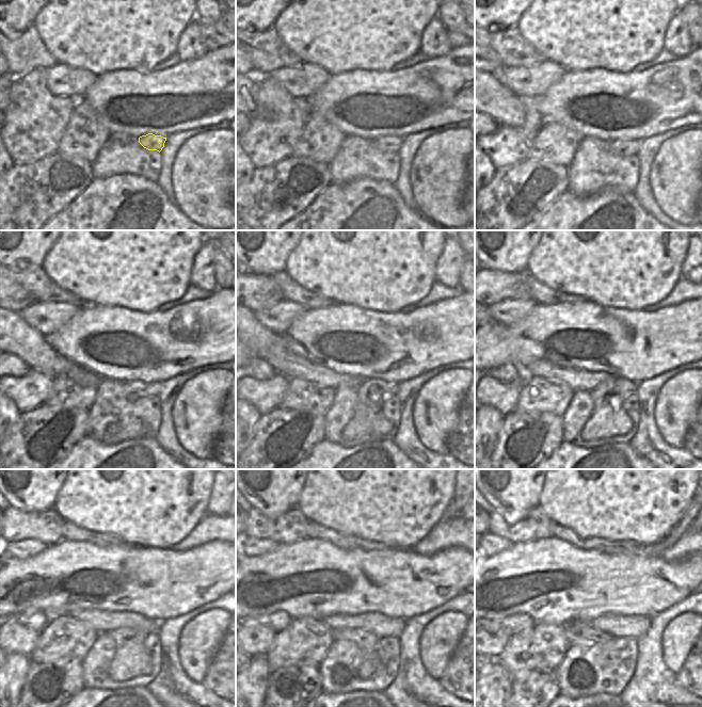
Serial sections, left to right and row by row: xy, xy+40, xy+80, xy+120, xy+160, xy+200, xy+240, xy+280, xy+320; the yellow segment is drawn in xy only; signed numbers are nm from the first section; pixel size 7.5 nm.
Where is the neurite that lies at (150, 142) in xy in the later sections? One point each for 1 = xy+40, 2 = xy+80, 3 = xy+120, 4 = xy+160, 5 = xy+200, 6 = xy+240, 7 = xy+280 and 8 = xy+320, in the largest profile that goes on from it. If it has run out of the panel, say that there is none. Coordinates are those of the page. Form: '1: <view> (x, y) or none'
1: xy+40 (386, 143)
2: xy+80 (621, 147)
3: xy+120 (136, 389)
4: xy+160 (371, 391)
5: xy+200 (605, 395)
6: xy+240 (121, 636)
7: xy+280 (360, 637)
8: xy+320 (577, 632)

